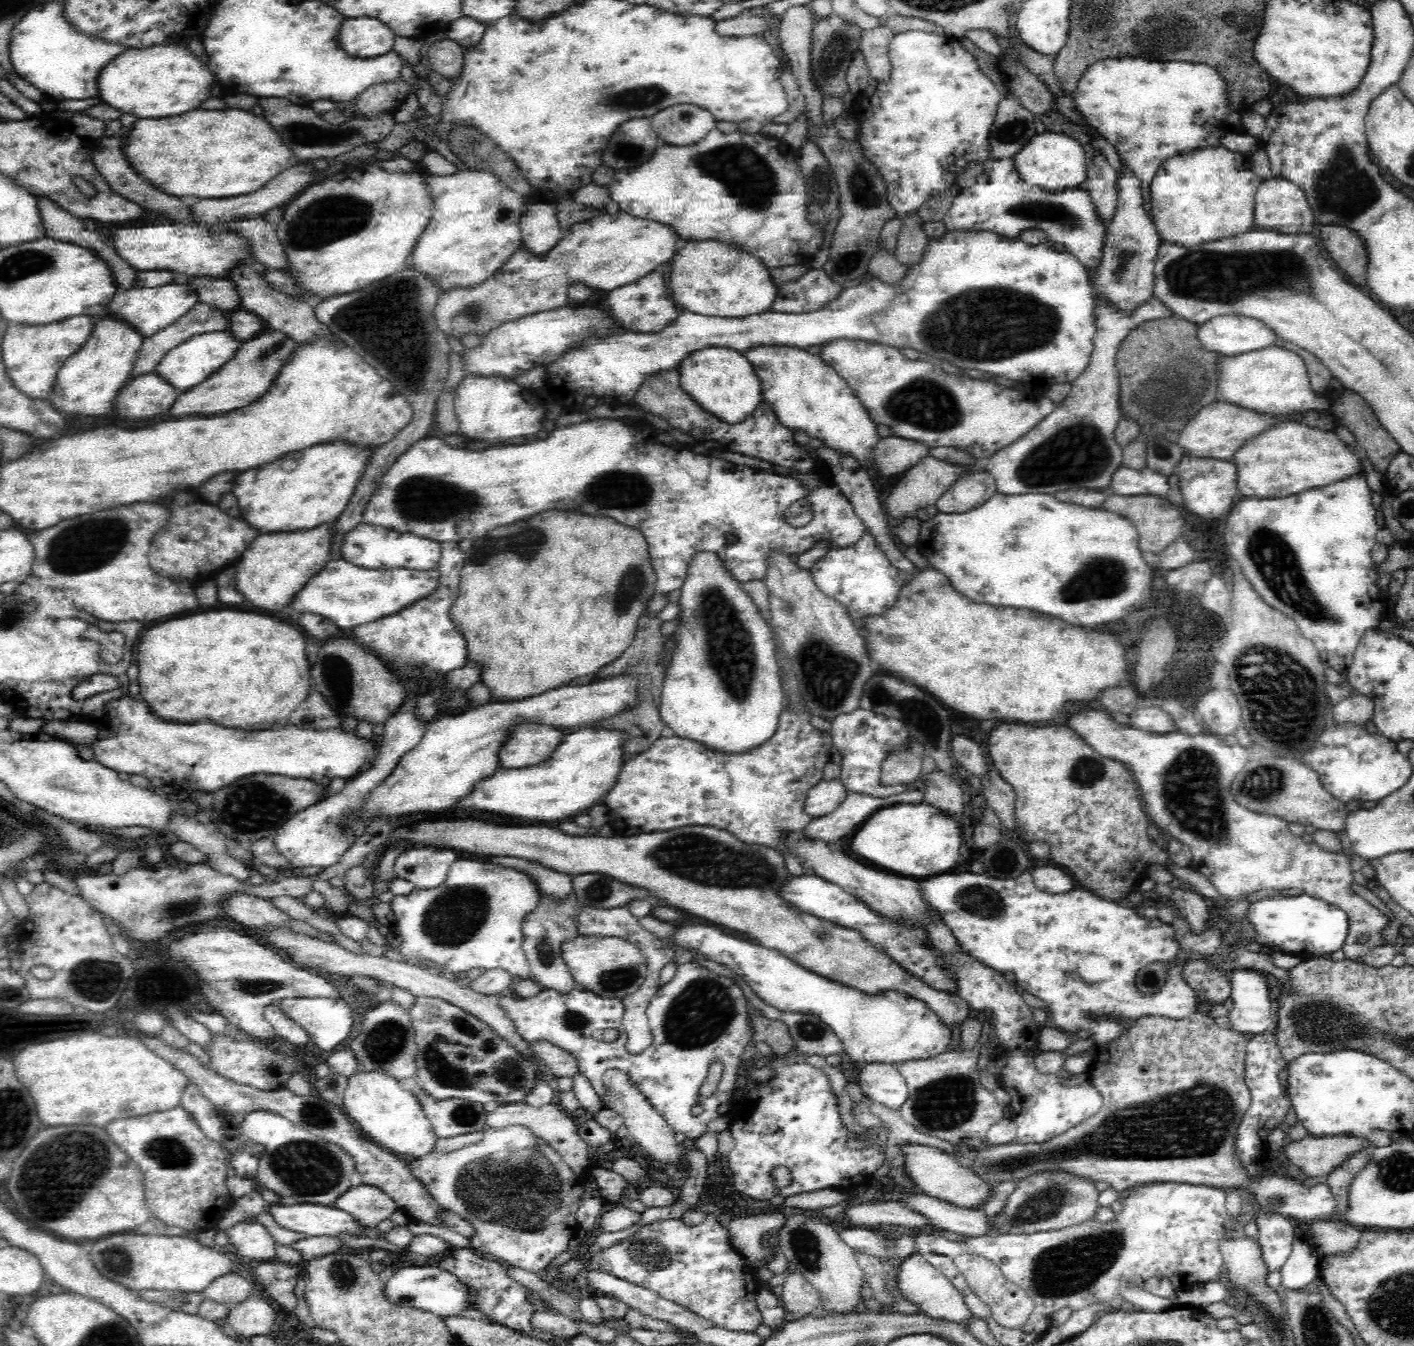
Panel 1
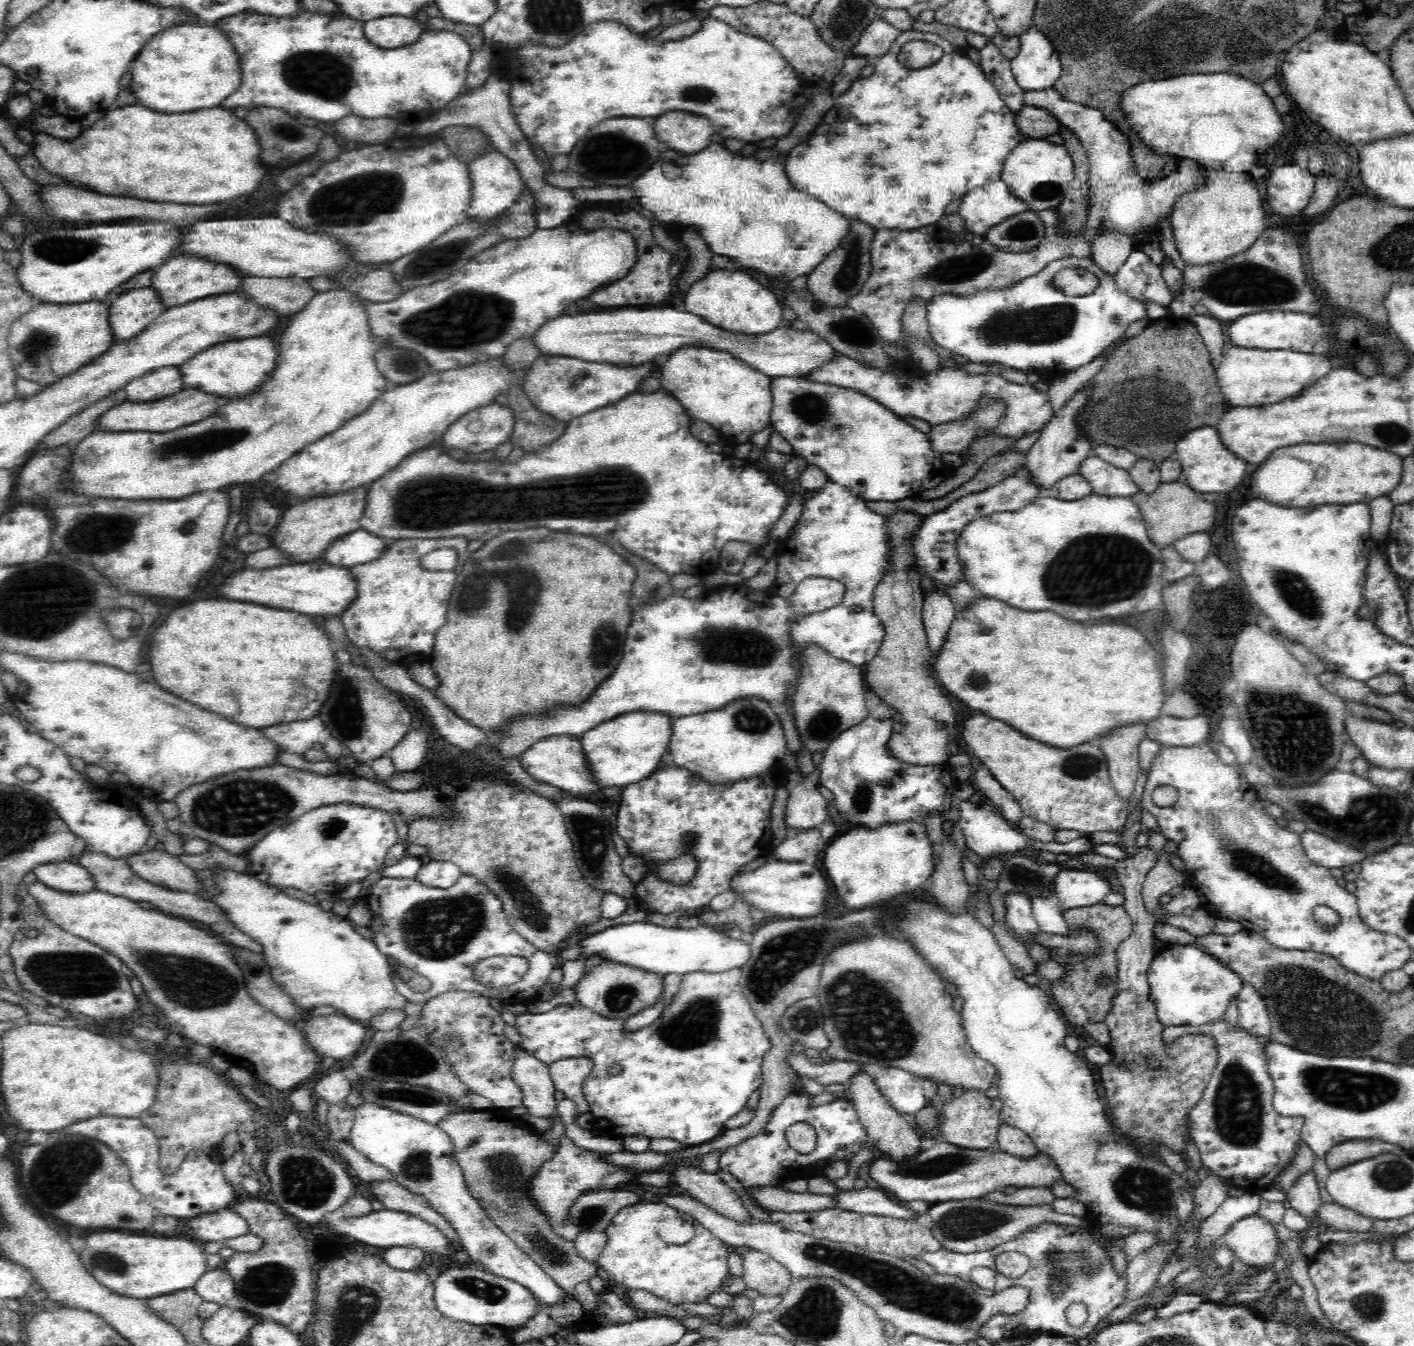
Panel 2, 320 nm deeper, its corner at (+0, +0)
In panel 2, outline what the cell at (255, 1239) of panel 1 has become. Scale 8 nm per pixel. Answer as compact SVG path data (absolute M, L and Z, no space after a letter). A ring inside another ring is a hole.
M230 1208L188 1218L182 1225L186 1226L202 1245L207 1242L226 1241L228 1238L248 1233L248 1224L244 1218Z

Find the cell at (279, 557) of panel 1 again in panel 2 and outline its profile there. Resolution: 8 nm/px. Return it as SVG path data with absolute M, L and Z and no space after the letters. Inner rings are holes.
M363 485L346 493L307 499L305 502L300 502L300 506L288 508L271 535L272 545L284 550L290 556L290 560L296 562L308 562L312 558L320 558L332 542L361 529L360 520L364 514L368 489L369 486Z

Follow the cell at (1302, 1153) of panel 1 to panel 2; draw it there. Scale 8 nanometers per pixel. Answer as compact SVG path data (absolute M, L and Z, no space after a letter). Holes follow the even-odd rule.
M1310 1171L1299 1178L1289 1189L1286 1198L1290 1202L1290 1206L1304 1218L1315 1217L1322 1200L1320 1199L1314 1173Z

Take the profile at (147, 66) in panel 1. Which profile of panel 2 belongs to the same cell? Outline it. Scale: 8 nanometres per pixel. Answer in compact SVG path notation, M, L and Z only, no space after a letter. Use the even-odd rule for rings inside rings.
M182 24L162 30L142 48L132 66L132 94L146 108L156 112L174 114L174 112L194 112L202 108L220 106L230 94L240 86L240 62L236 62L236 54L232 54L232 43L216 26Z

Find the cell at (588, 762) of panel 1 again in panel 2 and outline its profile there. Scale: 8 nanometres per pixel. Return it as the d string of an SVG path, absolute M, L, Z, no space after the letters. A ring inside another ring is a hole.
M620 714L595 726L580 736L581 748L587 758L592 777L604 786L626 786L648 778L662 764L662 754L668 752L674 718L665 714Z

